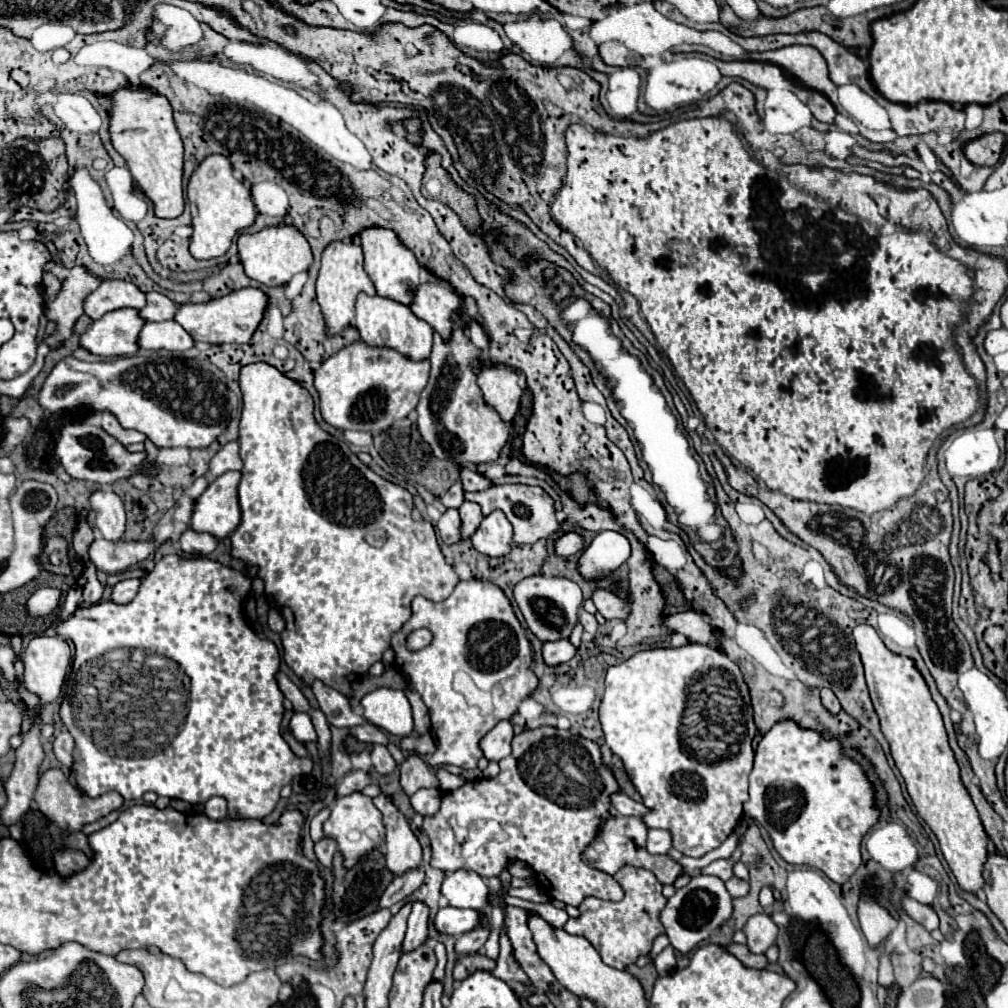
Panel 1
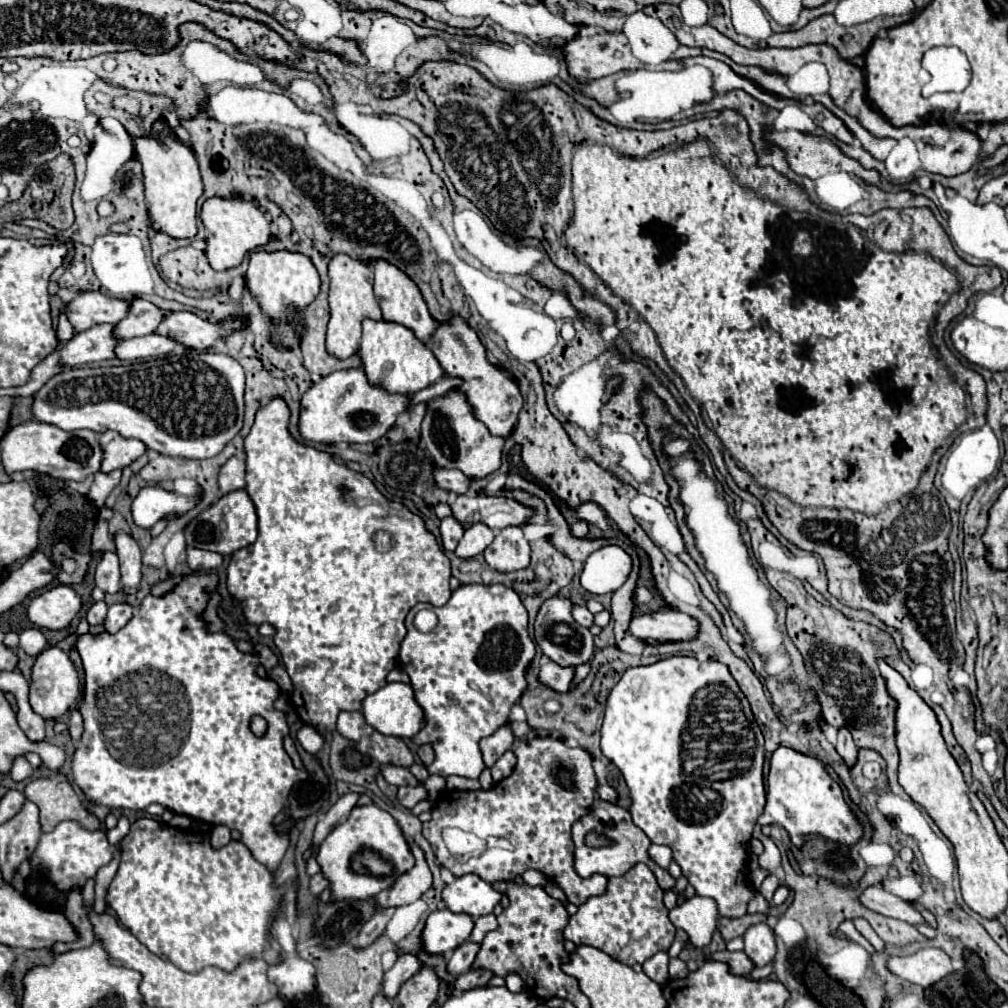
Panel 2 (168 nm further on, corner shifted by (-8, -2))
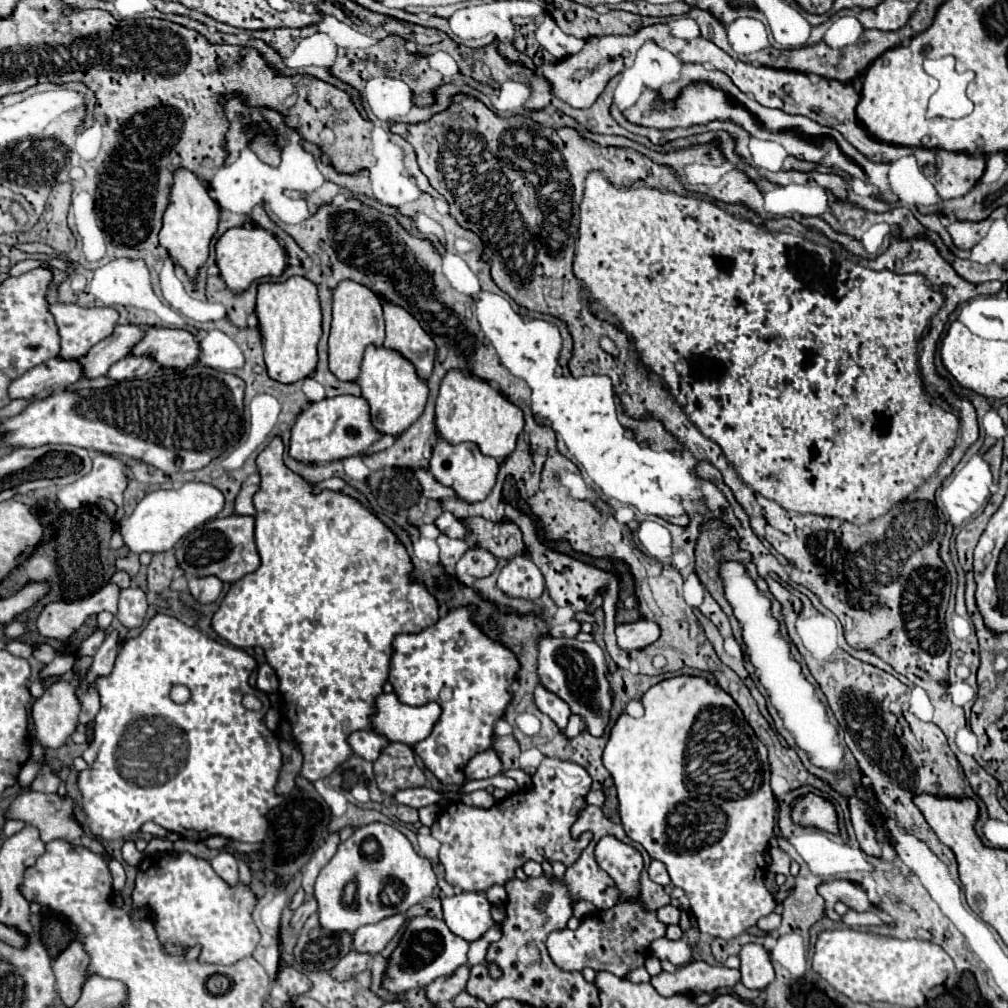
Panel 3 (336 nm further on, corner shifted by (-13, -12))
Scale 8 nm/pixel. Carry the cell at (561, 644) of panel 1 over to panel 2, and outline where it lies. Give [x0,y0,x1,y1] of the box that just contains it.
[537,662,575,692]

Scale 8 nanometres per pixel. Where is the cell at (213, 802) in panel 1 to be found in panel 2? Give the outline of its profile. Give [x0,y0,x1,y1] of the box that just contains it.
[211,826,231,848]

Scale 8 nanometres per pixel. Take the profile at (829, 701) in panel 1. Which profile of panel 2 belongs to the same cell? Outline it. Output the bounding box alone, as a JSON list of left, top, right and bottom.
[837,728,857,768]

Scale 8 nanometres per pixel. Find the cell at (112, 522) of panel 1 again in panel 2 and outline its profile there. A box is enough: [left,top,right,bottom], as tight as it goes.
[115,532,141,596]

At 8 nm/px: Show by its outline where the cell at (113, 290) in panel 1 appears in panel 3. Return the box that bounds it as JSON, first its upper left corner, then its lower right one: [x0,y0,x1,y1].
[50,304,118,358]

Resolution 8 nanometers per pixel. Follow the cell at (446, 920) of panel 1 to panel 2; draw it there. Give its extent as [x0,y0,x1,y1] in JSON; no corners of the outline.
[421,910,473,954]

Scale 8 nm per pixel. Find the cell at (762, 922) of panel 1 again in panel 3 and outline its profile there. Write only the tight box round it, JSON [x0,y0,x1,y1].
[740,944,774,990]

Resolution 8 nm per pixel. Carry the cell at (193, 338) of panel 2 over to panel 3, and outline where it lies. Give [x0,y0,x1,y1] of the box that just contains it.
[132,326,200,368]

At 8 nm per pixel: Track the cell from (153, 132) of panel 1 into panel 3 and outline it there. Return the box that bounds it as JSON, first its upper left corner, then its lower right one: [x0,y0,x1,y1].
[158,168,218,278]

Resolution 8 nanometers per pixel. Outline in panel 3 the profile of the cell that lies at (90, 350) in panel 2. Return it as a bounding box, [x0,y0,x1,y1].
[8,358,82,398]

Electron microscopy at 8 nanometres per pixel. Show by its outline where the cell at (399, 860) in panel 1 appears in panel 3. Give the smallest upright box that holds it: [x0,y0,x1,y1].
[354,914,406,954]

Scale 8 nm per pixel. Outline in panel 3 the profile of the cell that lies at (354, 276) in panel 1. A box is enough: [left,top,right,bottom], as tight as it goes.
[328,280,384,380]

